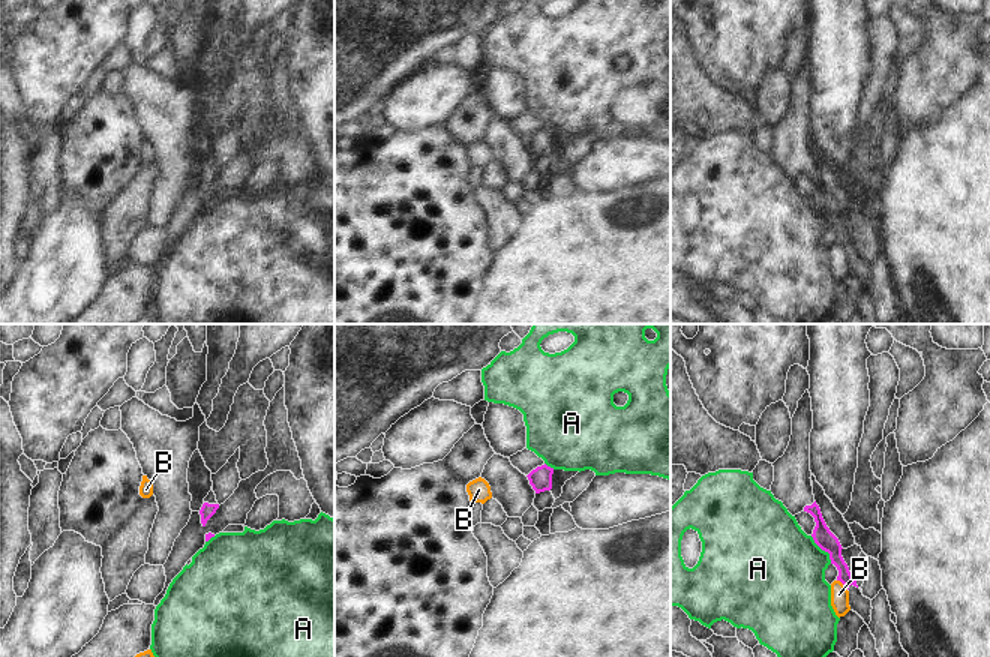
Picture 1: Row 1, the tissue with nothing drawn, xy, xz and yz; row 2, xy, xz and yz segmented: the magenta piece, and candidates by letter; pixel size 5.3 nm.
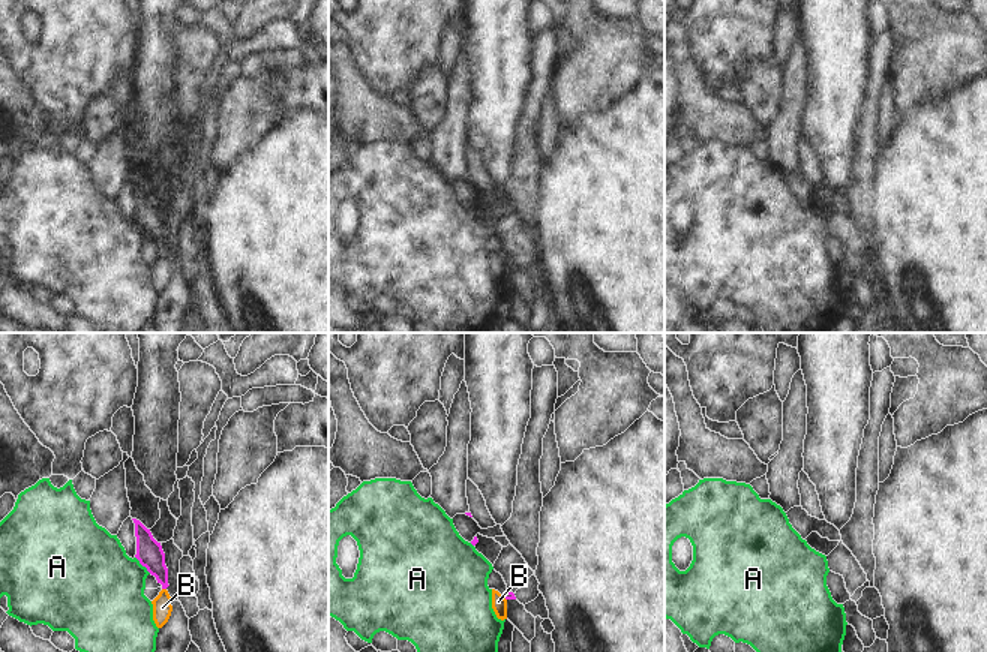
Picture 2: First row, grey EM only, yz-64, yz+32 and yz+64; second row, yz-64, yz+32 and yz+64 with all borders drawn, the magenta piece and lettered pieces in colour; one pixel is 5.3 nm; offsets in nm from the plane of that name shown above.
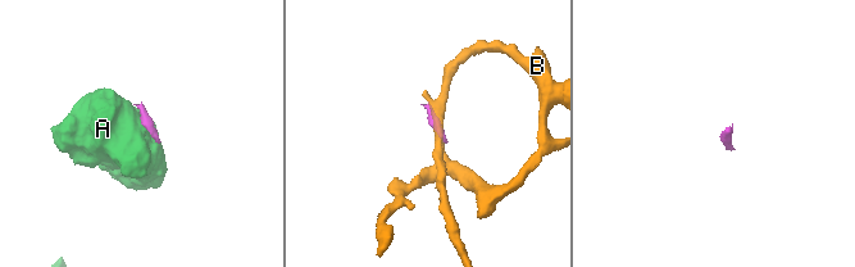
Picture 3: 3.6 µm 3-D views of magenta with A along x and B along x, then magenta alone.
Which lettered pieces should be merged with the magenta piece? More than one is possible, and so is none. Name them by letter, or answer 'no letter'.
no letter

